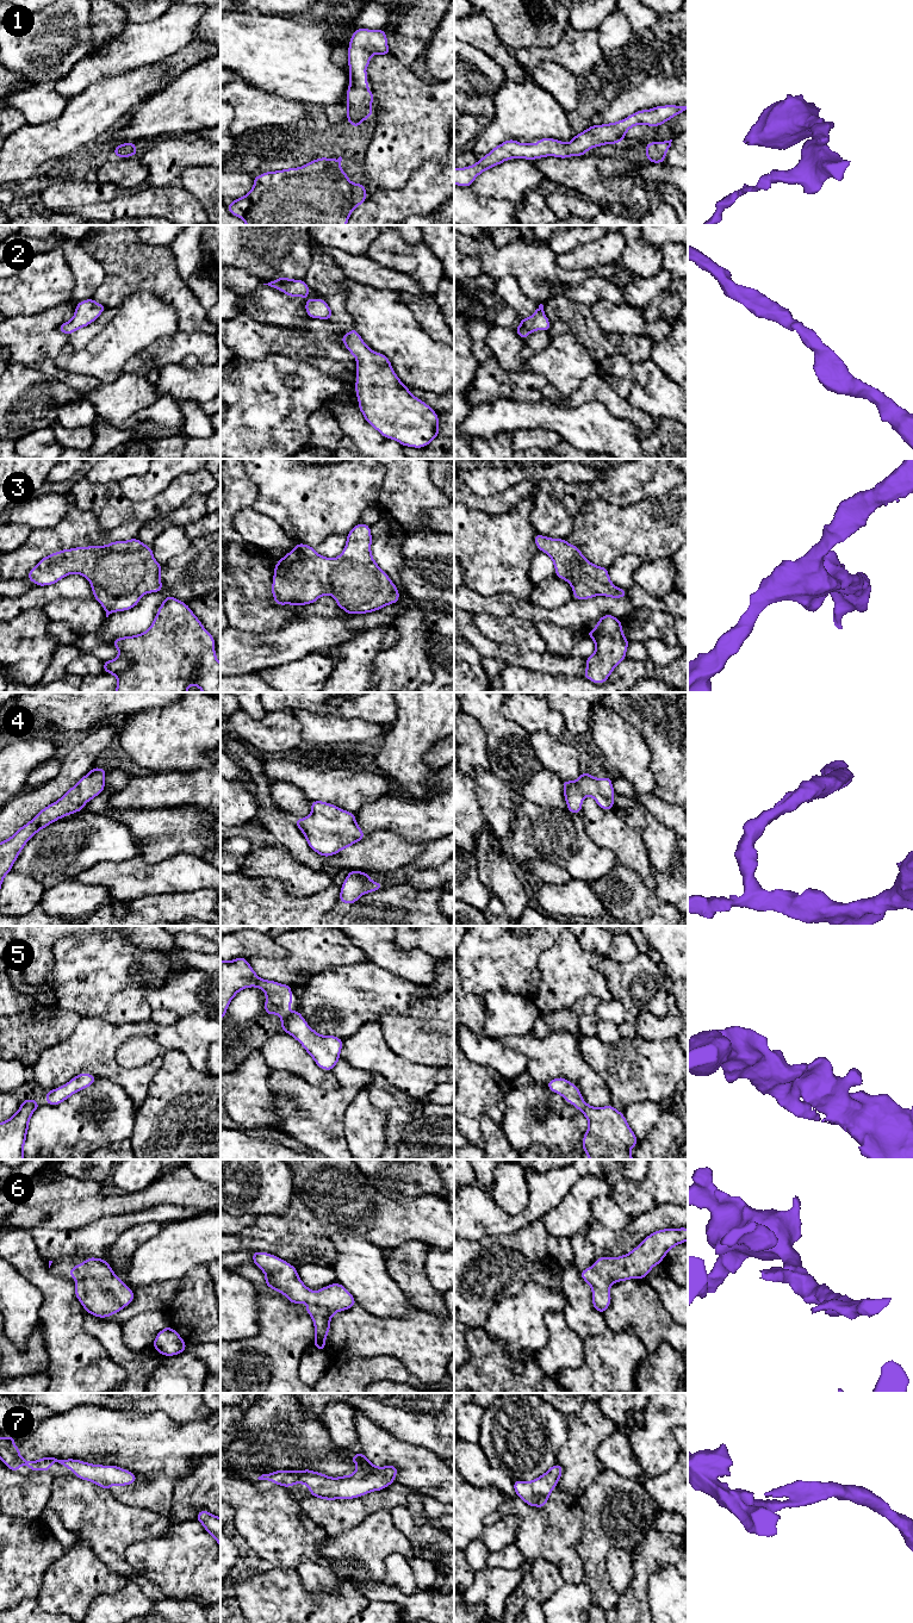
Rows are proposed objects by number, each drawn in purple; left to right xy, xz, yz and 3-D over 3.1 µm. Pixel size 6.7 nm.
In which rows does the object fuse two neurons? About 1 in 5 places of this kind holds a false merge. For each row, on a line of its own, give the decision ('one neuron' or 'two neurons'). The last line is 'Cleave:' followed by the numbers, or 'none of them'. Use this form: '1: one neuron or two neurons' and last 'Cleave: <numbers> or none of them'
1: one neuron
2: one neuron
3: one neuron
4: one neuron
5: one neuron
6: one neuron
7: one neuron
Cleave: none of them

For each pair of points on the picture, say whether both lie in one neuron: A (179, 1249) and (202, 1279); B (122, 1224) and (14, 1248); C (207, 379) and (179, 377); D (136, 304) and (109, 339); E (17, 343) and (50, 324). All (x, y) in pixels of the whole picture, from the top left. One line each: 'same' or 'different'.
A: different
B: different
C: same
D: same
E: same

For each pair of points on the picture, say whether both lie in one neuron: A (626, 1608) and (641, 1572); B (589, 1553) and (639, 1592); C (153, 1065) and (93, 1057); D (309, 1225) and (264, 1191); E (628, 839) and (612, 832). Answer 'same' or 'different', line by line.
A: same
B: different
C: same
D: different
E: same

